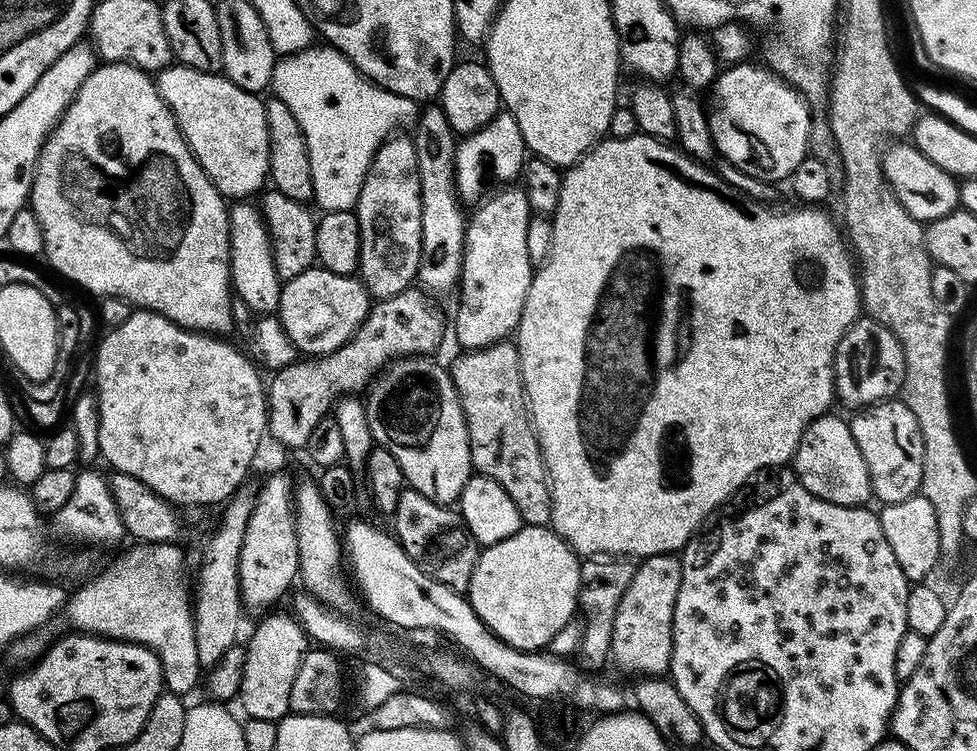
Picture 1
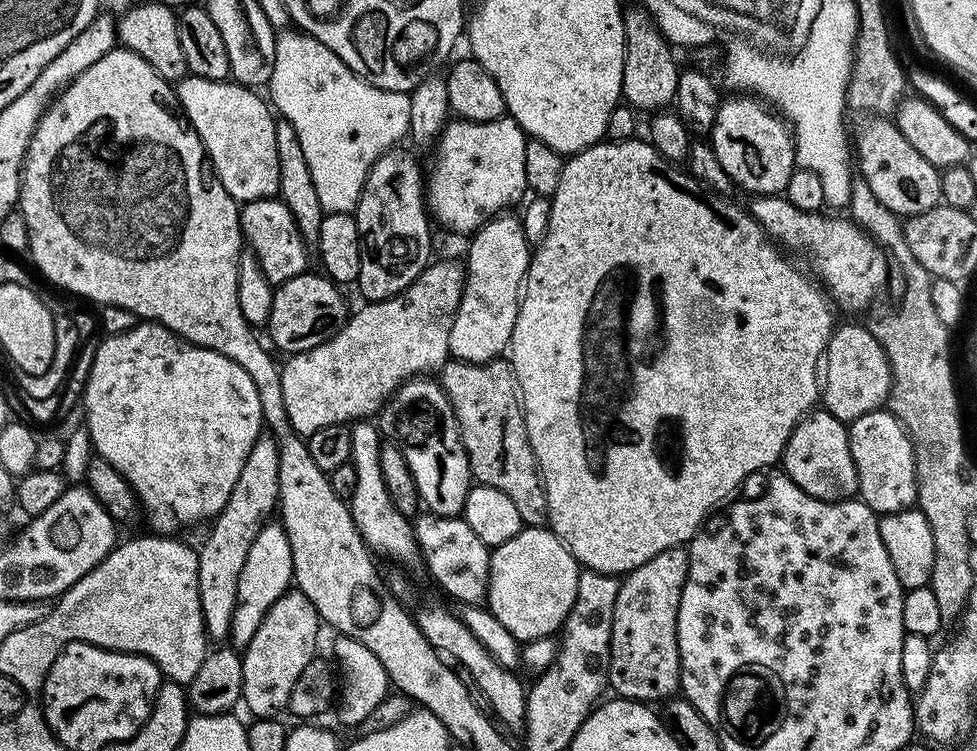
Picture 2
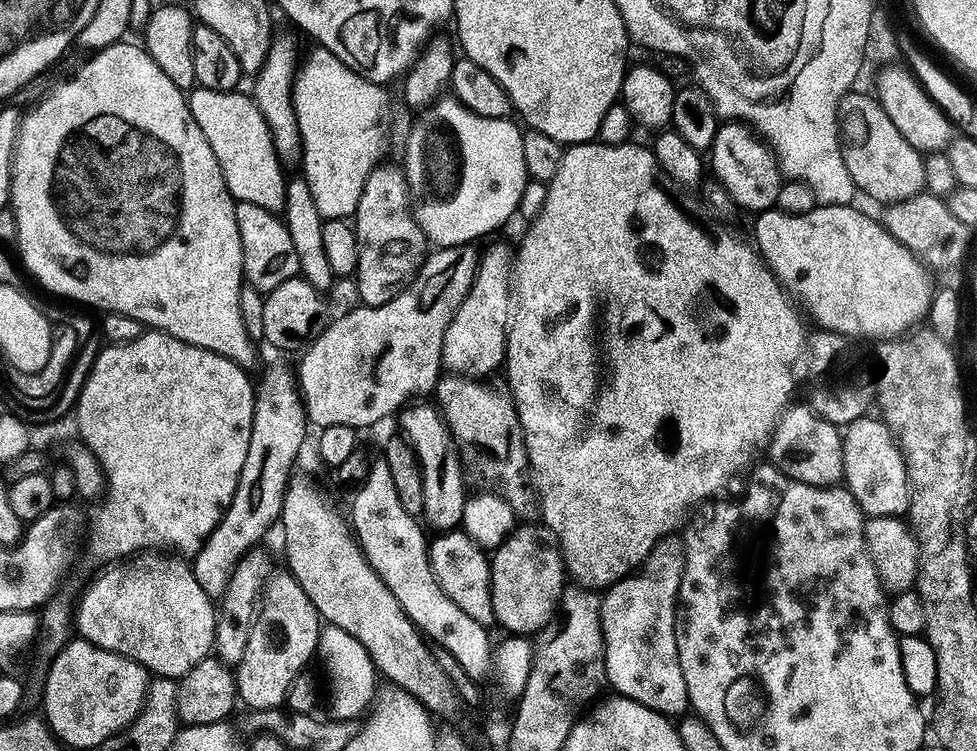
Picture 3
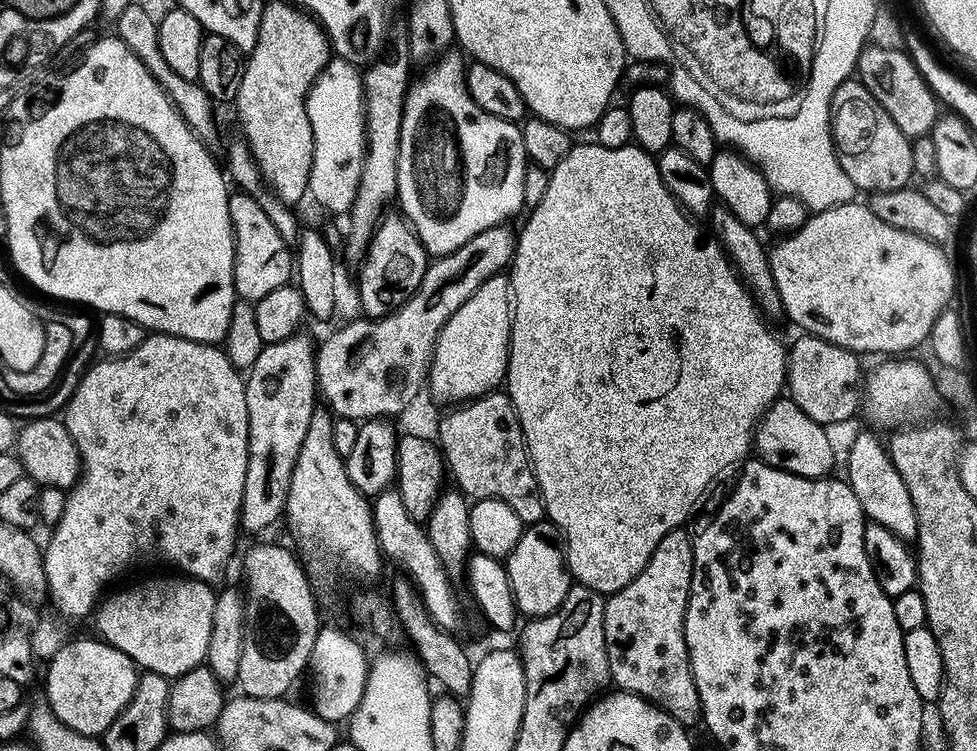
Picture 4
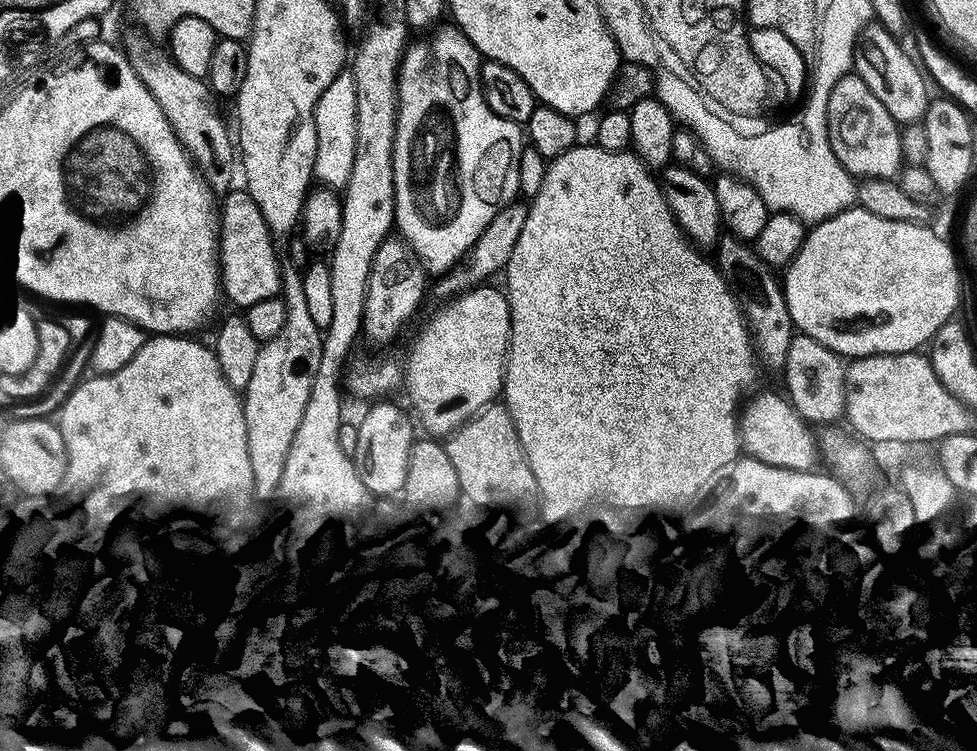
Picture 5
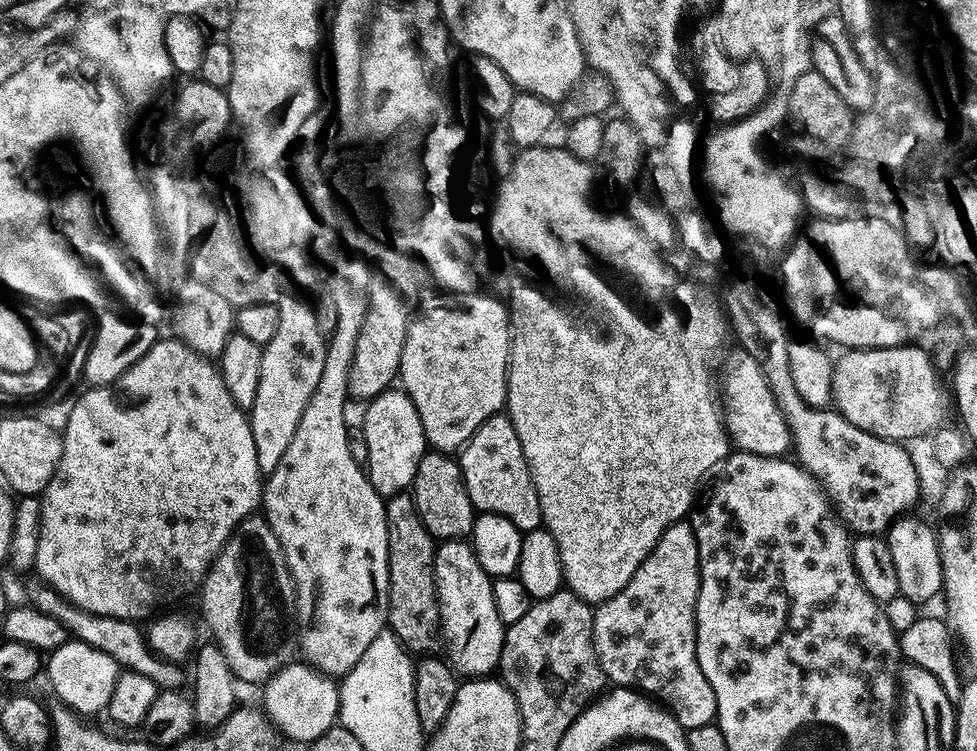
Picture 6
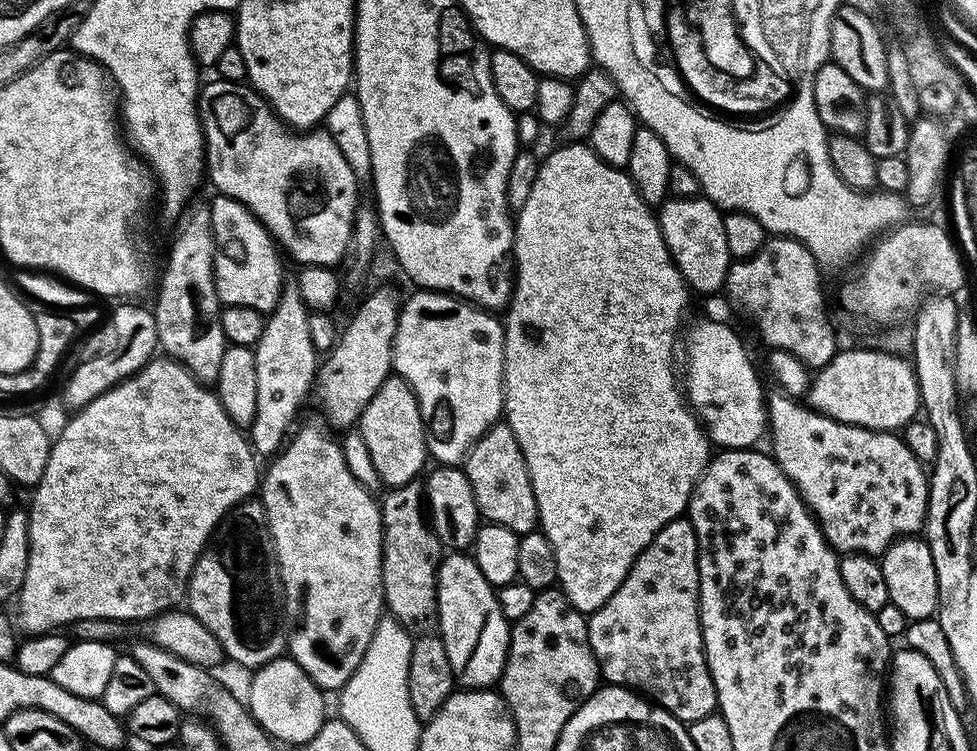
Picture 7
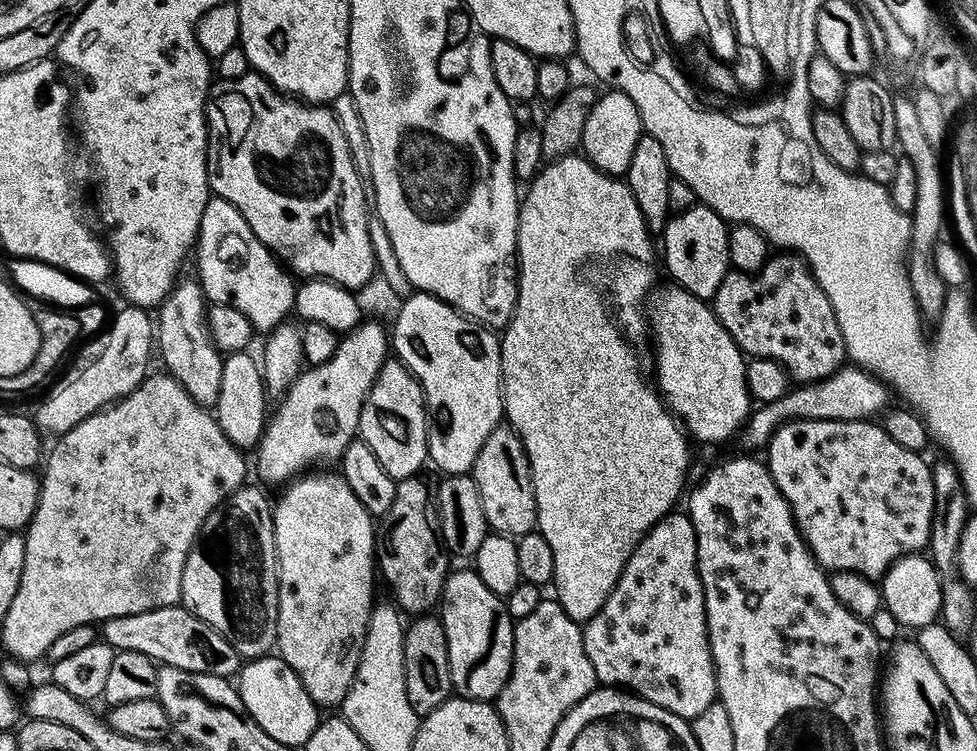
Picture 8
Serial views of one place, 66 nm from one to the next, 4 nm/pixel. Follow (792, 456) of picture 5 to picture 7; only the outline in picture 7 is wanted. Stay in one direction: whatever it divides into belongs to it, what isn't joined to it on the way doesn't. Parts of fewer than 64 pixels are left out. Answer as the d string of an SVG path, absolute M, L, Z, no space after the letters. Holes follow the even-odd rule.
M700 320L689 330L688 373L683 373L682 387L717 449L756 448L763 436L765 439L770 428L766 391L739 334L730 325Z

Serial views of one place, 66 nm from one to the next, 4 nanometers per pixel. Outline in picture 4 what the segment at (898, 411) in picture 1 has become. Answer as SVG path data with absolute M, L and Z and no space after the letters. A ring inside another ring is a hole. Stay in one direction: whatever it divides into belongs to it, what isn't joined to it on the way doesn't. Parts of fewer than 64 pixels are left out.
M872 432L858 433L848 448L847 483L852 485L864 515L871 523L886 526L886 530L893 532L899 540L915 541L916 511L914 502L910 498L910 490L906 490L906 482L902 482L902 474L898 474L894 462L888 456L885 441L879 440L875 436L877 433Z

